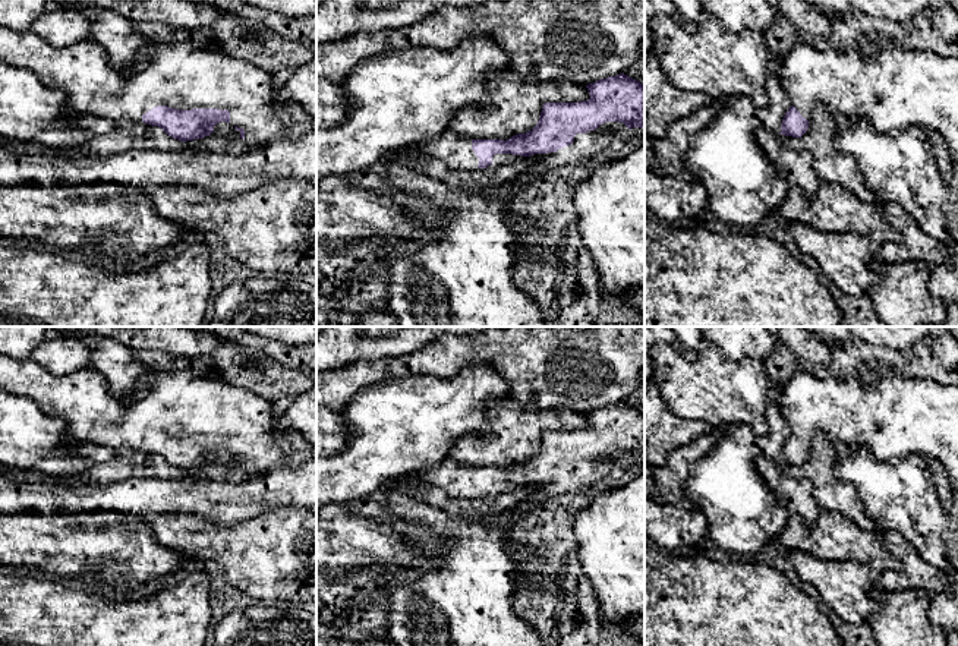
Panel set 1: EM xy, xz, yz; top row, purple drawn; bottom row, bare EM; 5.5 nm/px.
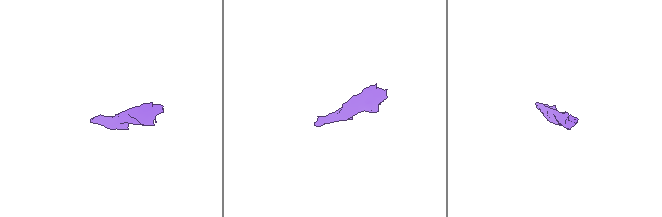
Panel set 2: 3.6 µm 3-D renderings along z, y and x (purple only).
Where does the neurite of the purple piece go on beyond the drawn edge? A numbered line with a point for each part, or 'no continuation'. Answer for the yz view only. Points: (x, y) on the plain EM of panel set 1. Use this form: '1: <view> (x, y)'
1: yz (892, 416)

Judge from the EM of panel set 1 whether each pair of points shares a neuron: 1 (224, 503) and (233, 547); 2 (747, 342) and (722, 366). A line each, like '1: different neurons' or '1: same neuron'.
1: different neurons
2: different neurons

